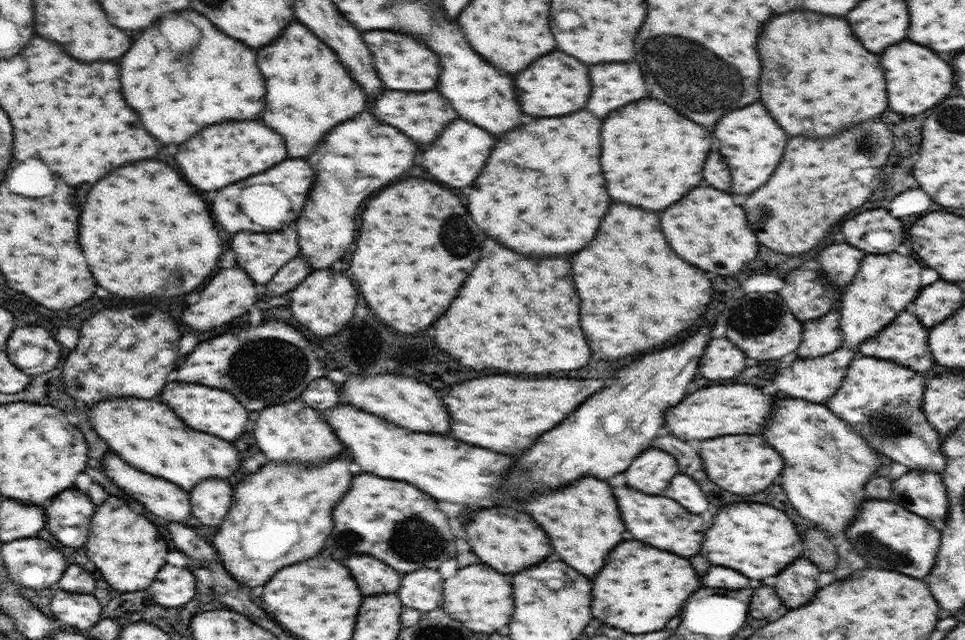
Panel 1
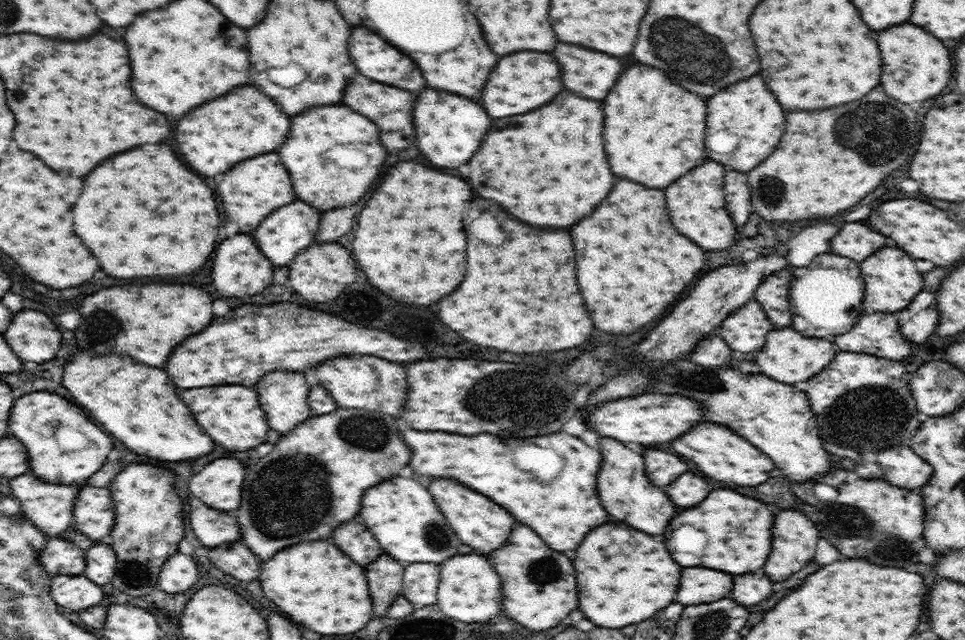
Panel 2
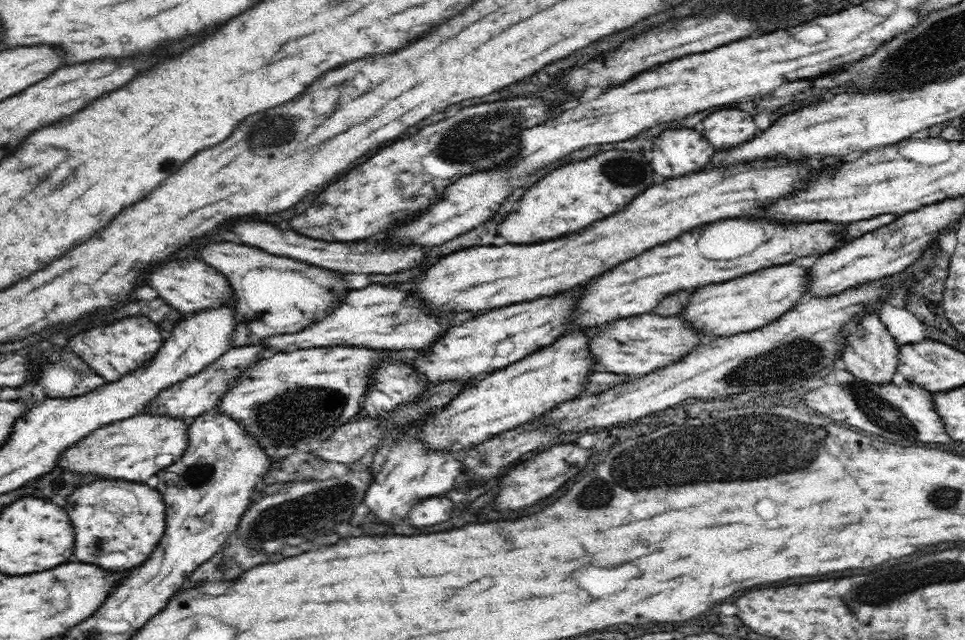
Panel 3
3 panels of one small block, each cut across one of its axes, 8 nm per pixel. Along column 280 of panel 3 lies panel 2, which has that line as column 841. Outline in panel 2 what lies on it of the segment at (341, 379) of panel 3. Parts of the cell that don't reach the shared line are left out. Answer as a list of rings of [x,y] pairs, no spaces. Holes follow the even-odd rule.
[[[836,354],[816,378],[808,380],[806,396],[816,414],[820,438],[834,460],[840,460],[840,448],[880,453],[898,444],[908,444],[920,422],[916,420],[914,398],[908,388],[910,374],[902,362],[876,358],[870,354]]]

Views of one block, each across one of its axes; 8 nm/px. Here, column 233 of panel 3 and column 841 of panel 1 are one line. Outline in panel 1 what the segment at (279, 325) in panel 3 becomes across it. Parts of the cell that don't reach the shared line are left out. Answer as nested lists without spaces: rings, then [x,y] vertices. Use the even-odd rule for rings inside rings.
[[[842,242],[824,248],[818,256],[818,262],[822,266],[822,272],[828,276],[828,281],[844,292],[854,274],[858,272],[864,256],[866,252],[850,246],[848,242]],[[838,308],[828,314],[823,314],[816,320],[802,324],[802,340],[796,354],[800,358],[818,358],[838,350],[842,346],[840,338],[840,314]]]

